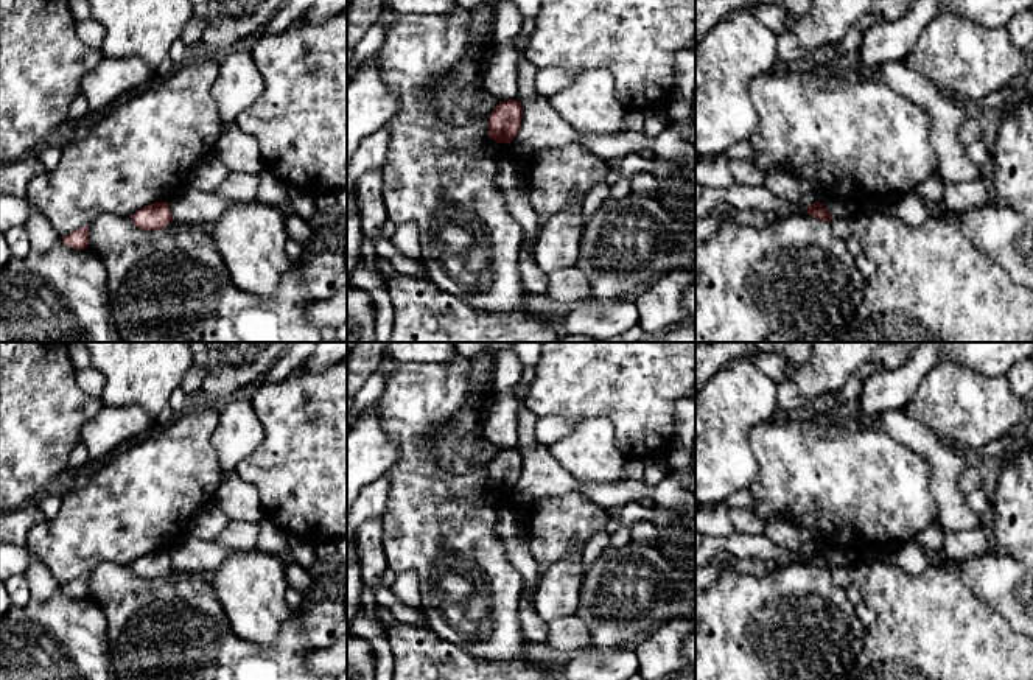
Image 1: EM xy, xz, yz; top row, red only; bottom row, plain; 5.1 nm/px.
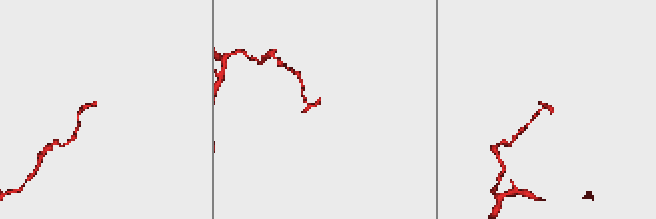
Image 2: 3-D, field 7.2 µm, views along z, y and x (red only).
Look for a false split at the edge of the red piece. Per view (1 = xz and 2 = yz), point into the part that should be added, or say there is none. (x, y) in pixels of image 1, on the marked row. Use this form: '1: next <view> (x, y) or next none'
1: next none
2: next none

